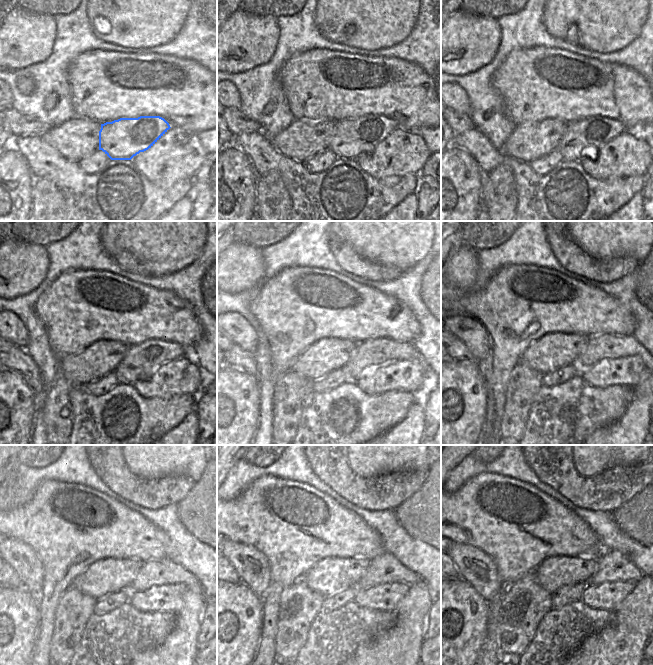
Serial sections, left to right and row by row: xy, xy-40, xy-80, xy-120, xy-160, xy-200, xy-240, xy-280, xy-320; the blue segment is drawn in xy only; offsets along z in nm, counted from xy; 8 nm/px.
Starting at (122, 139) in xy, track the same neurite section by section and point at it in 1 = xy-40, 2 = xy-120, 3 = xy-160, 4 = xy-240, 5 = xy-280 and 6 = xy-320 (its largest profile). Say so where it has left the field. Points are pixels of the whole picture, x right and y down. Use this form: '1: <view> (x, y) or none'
1: xy-40 (350, 138)
2: xy-120 (141, 360)
3: xy-160 (369, 355)
4: xy-240 (164, 571)
5: xy-280 (385, 569)
6: xy-320 (613, 566)

